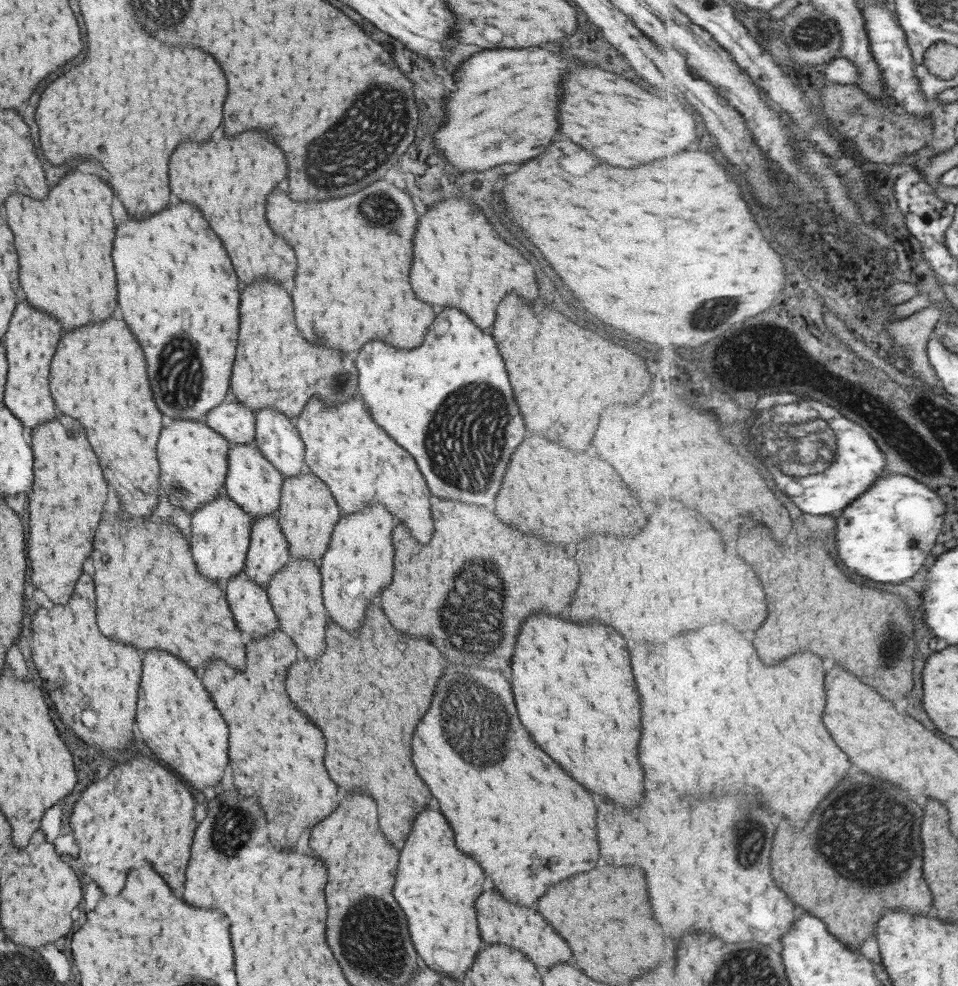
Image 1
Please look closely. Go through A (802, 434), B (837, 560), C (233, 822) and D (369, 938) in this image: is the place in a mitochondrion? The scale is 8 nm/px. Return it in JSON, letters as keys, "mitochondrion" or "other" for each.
{"A":"mitochondrion","B":"other","C":"mitochondrion","D":"mitochondrion"}

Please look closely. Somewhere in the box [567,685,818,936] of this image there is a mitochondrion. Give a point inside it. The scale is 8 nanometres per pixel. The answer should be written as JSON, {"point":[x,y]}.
{"point":[755,837]}

